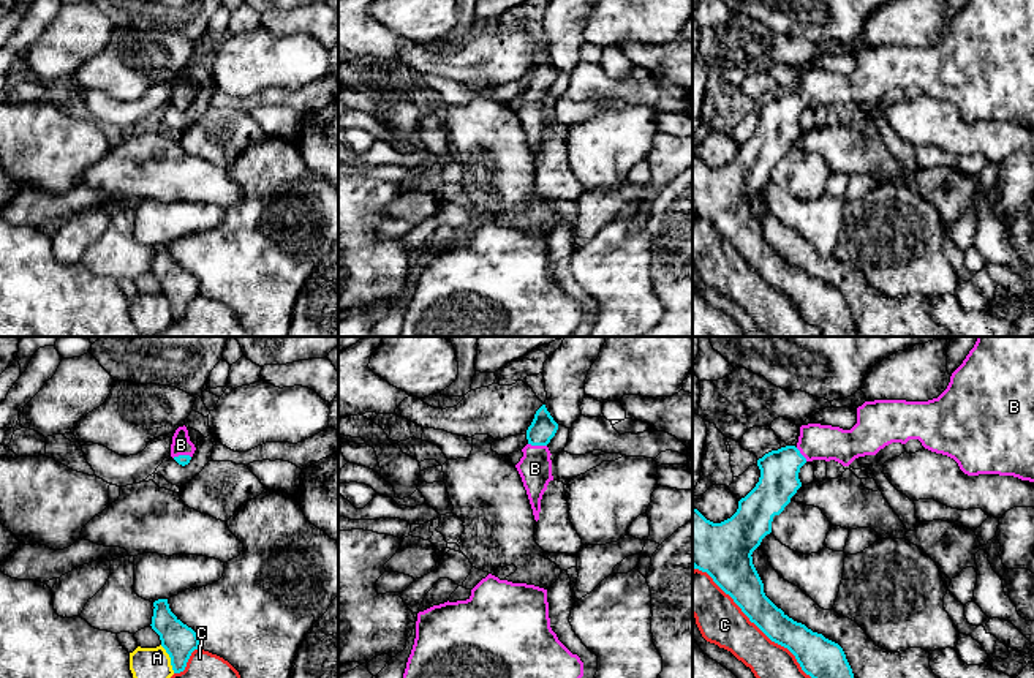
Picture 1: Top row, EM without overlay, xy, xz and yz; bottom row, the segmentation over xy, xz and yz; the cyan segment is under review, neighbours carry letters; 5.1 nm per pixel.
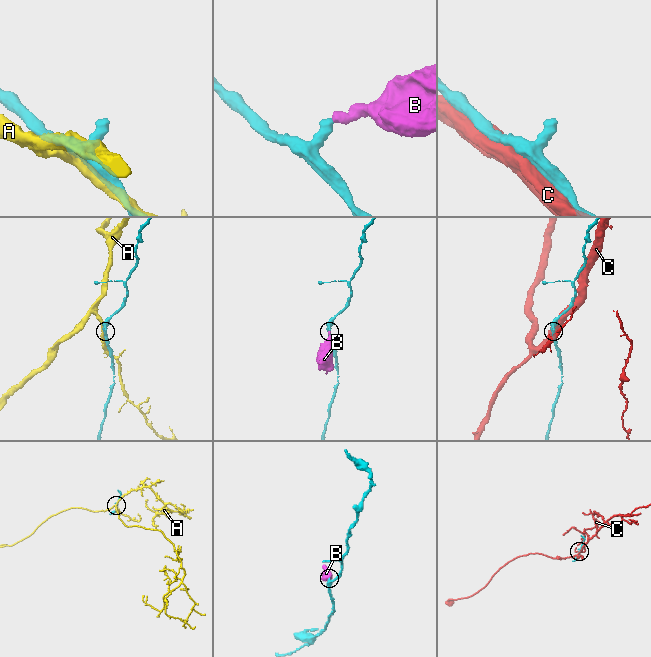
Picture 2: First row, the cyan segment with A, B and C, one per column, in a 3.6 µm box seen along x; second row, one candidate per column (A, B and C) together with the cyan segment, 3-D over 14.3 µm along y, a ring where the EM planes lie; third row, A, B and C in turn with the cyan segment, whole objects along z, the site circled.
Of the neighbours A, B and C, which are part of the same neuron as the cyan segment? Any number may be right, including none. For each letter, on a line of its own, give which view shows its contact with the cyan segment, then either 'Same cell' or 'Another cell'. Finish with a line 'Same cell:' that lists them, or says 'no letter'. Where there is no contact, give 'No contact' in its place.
A: Touches cyan in xy. Another cell
B: Touches cyan in xz. Same cell
C: Touches cyan in yz. Another cell
Same cell: B

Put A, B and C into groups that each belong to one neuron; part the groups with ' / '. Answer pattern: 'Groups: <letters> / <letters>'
Groups: A / B / C

